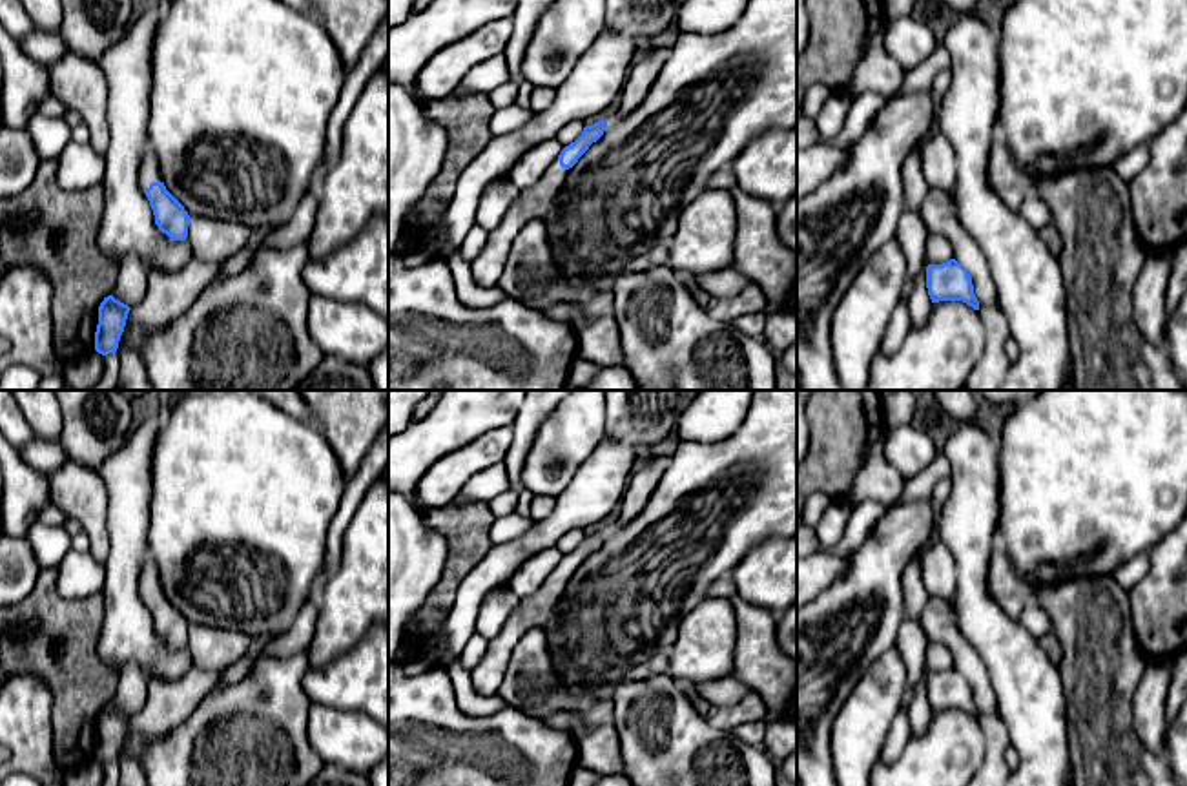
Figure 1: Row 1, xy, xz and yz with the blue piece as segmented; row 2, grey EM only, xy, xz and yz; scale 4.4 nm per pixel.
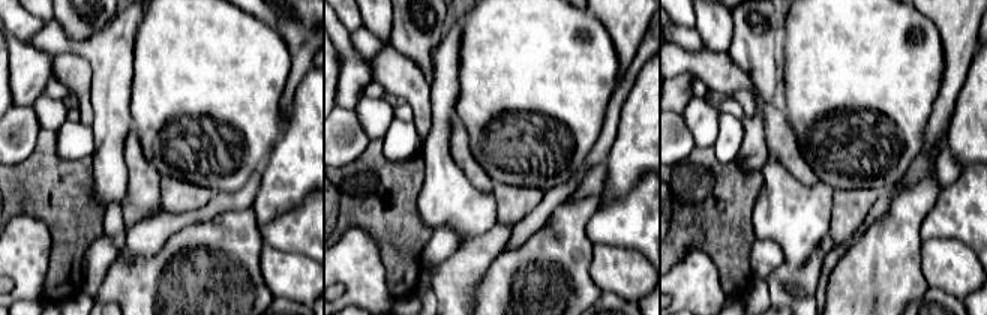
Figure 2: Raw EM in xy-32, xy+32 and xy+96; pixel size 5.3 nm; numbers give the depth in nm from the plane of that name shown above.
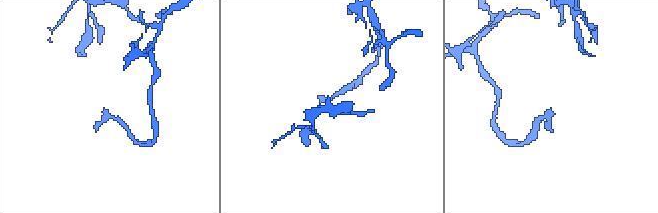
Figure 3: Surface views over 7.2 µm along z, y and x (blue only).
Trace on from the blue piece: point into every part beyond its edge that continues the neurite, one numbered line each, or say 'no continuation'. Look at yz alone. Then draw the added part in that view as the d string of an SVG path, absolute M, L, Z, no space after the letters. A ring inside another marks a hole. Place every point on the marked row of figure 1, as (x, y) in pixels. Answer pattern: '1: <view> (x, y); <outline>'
no continuation

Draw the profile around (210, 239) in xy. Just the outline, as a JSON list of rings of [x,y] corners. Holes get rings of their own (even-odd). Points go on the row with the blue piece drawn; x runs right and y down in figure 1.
[[[190,217],[188,244],[191,257],[222,263],[235,255],[252,237],[252,228],[208,217]]]

